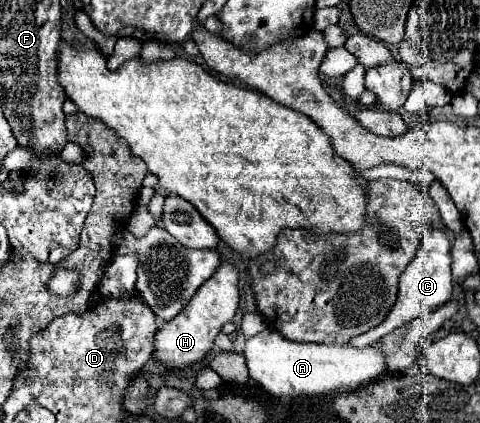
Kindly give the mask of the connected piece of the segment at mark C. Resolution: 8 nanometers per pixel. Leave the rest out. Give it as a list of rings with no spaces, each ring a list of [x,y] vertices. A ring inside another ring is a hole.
[[[435,227],[429,231],[427,237],[421,239],[417,253],[413,255],[411,263],[403,271],[403,275],[399,277],[399,297],[397,297],[397,303],[393,305],[393,311],[387,315],[387,319],[381,325],[373,327],[371,331],[367,331],[363,335],[353,337],[349,343],[355,347],[371,345],[373,341],[379,341],[383,335],[391,333],[393,329],[397,329],[417,317],[423,317],[425,313],[431,313],[435,307],[449,301],[451,289],[453,289],[451,281],[453,281],[453,277],[451,277],[451,235],[445,227],[443,229]]]

